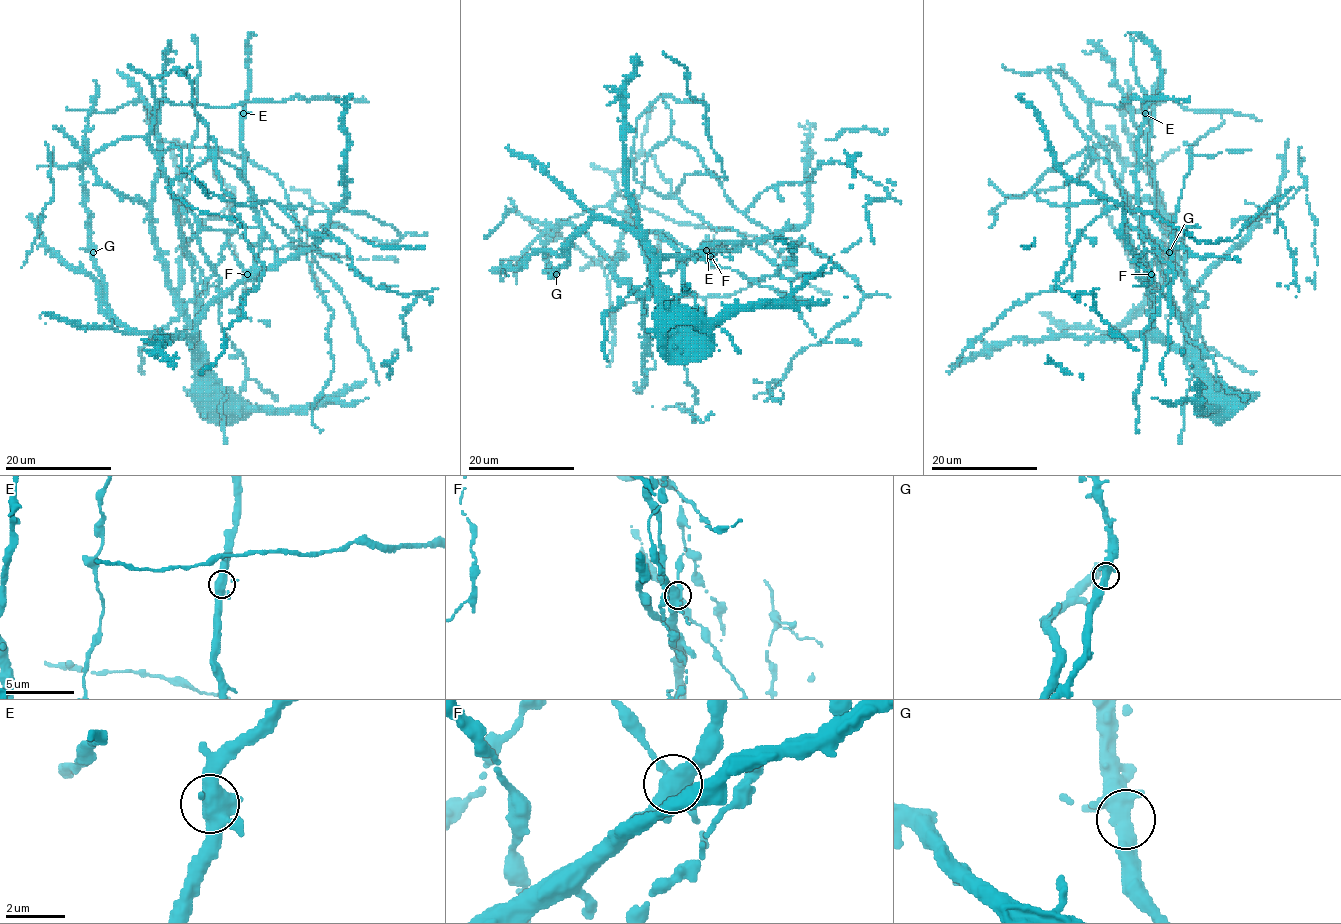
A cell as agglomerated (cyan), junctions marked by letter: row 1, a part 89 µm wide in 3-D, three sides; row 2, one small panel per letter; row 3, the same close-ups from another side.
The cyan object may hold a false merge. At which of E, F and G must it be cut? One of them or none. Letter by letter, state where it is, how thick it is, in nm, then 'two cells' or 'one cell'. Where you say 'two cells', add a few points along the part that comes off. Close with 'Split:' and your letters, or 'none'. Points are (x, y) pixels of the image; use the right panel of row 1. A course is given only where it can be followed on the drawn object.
E: (1145, 113) | 400 nm | one cell
F: (1151, 274) | 440 nm | one cell
G: (1169, 252) | 400 nm | one cell
Split: none

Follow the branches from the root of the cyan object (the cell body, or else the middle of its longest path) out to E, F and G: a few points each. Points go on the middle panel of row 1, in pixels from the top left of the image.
E: (676, 330), (677, 311), (657, 278), (660, 260), (710, 255), (725, 246), (706, 242), (706, 250)
F: (676, 330), (677, 311), (664, 294), (657, 278), (660, 260), (672, 256), (710, 256)
G: (676, 330), (677, 311), (656, 278), (649, 248), (620, 225), (594, 219), (574, 236), (568, 263), (556, 274)

